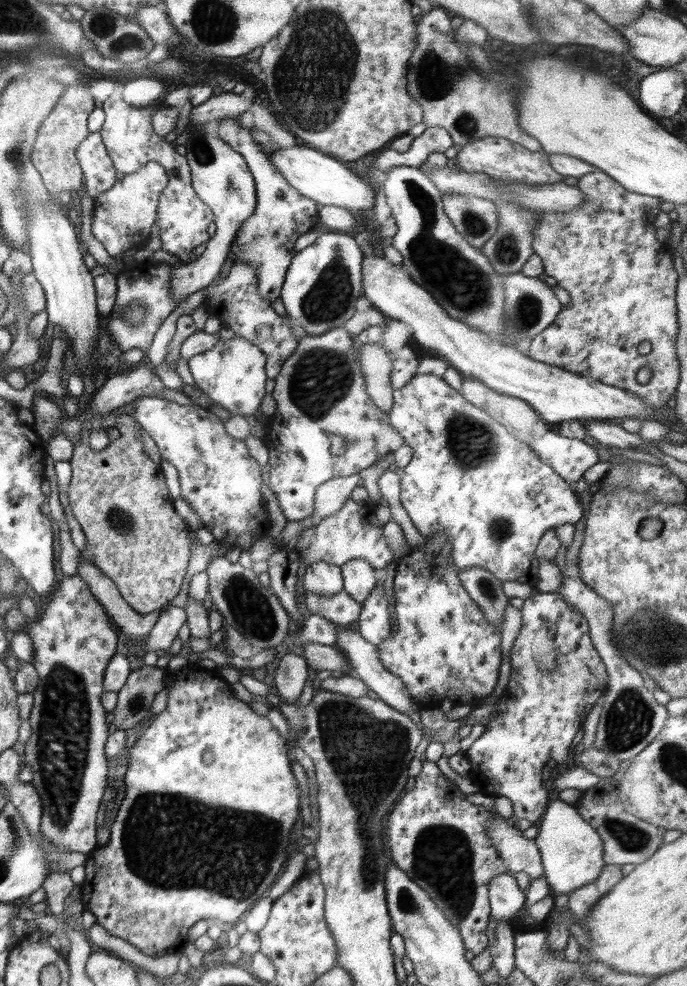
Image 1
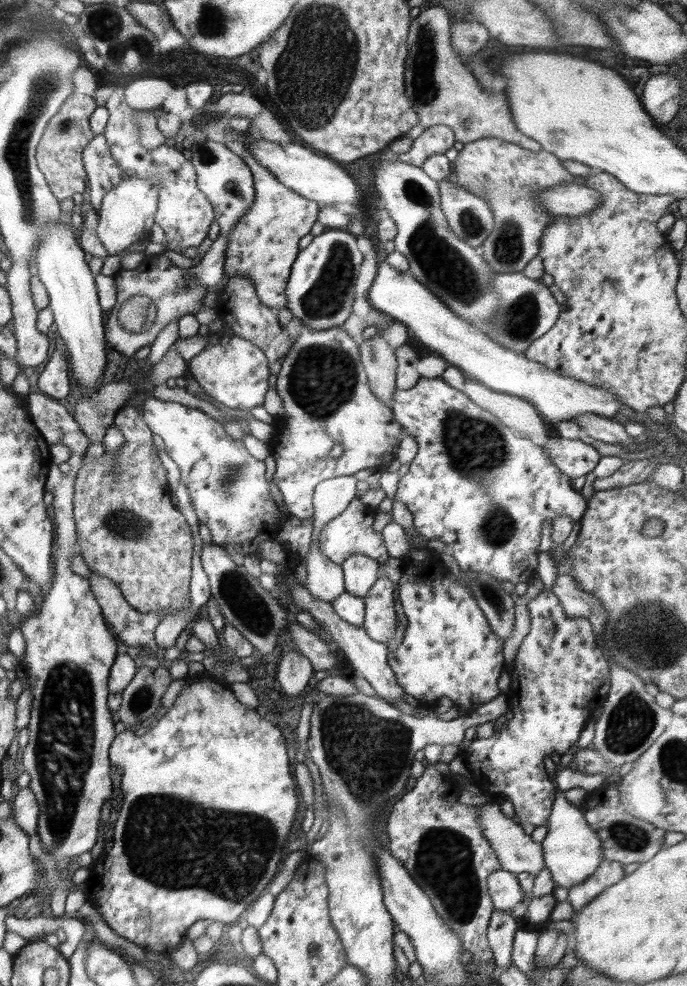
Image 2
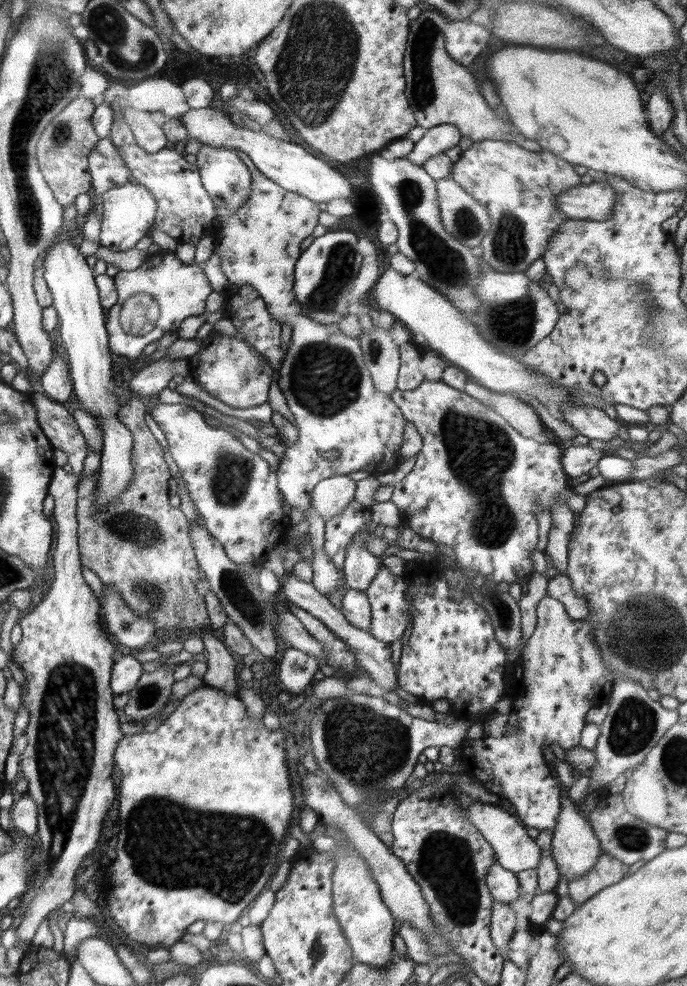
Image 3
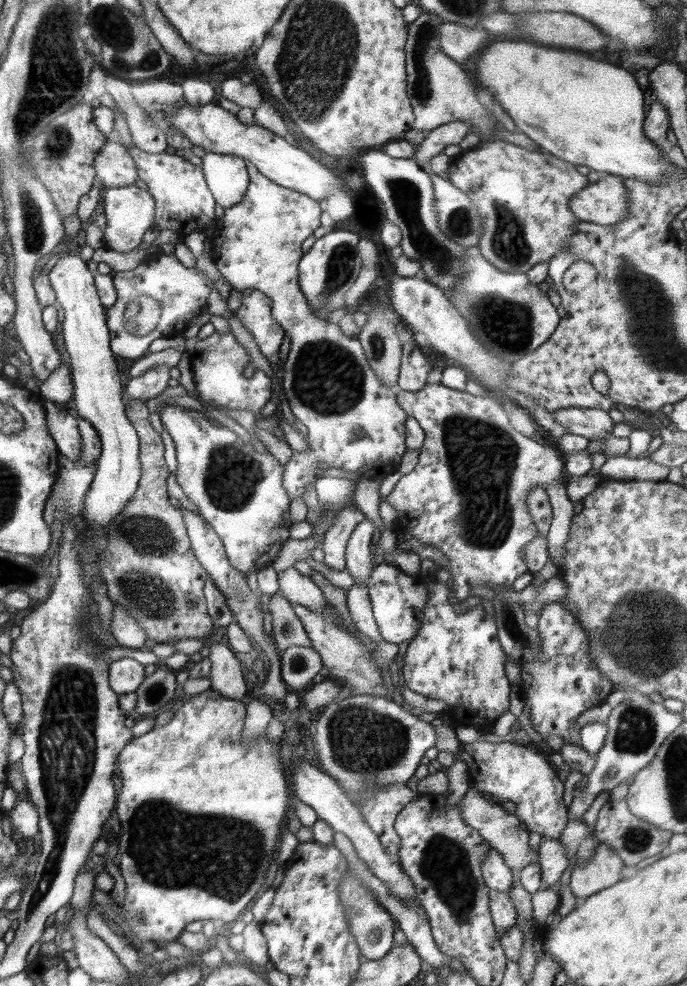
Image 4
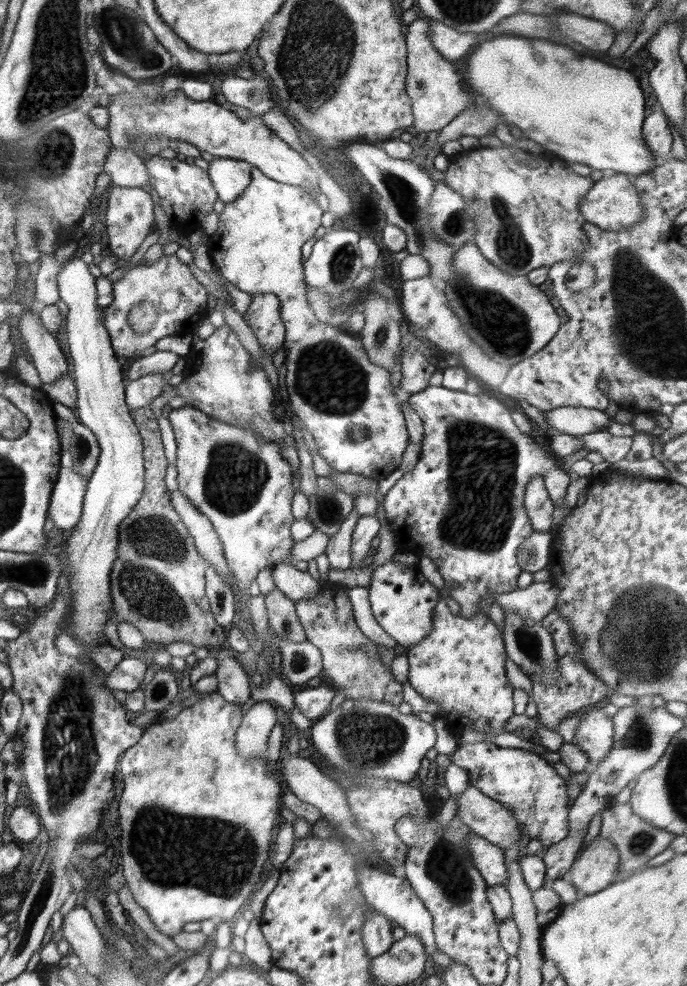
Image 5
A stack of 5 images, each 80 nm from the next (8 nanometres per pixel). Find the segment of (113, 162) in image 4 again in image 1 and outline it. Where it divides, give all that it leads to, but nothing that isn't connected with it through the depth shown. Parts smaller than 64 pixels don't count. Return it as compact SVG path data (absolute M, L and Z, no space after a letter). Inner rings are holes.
M90 133L77 148L76 156L84 178L83 188L92 200L118 181L116 169L99 133Z

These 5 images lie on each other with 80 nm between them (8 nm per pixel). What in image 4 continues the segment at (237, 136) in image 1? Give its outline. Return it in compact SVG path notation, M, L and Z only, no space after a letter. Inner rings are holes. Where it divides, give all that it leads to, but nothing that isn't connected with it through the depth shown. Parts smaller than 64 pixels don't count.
M245 161L247 166L247 171L249 172L249 185L244 195L244 198L234 206L227 208L224 211L224 215L221 217L222 222L220 226L216 226L216 240L212 240L211 249L214 250L214 254L220 254L219 256L213 256L212 259L216 263L216 267L222 274L224 280L228 281L234 290L242 291L247 289L252 289L254 293L266 296L271 300L271 313L274 320L284 329L286 335L290 337L290 350L287 359L282 362L279 366L283 372L283 394L289 402L290 408L294 416L304 423L304 426L308 429L308 446L310 448L310 453L300 453L294 451L290 462L284 466L284 472L282 472L282 486L288 494L290 500L296 498L303 498L305 488L308 484L314 484L316 480L320 480L323 477L323 470L329 468L337 468L340 470L355 472L357 475L373 479L379 478L384 480L389 475L393 474L399 470L400 461L404 452L407 450L405 445L405 422L408 418L404 409L398 404L397 395L388 388L382 381L379 381L379 376L376 371L369 365L367 361L365 352L363 351L363 346L359 339L354 337L346 336L339 325L327 320L318 318L311 309L307 298L304 296L302 289L300 289L300 284L298 284L298 265L300 259L302 258L303 252L301 249L301 244L309 237L314 234L314 230L321 226L321 212L319 201L298 192L297 190L292 190L286 188L285 186L276 184L272 182L269 178L266 178L250 161Z

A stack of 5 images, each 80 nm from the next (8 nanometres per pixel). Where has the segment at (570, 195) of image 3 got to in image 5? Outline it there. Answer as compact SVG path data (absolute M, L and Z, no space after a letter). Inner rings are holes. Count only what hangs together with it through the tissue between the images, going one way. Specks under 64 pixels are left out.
M624 173L616 174L612 178L597 180L580 201L579 207L585 219L602 230L614 232L628 230L644 218L643 204L639 194L637 190L634 190L634 186L630 188L630 180L624 176Z

